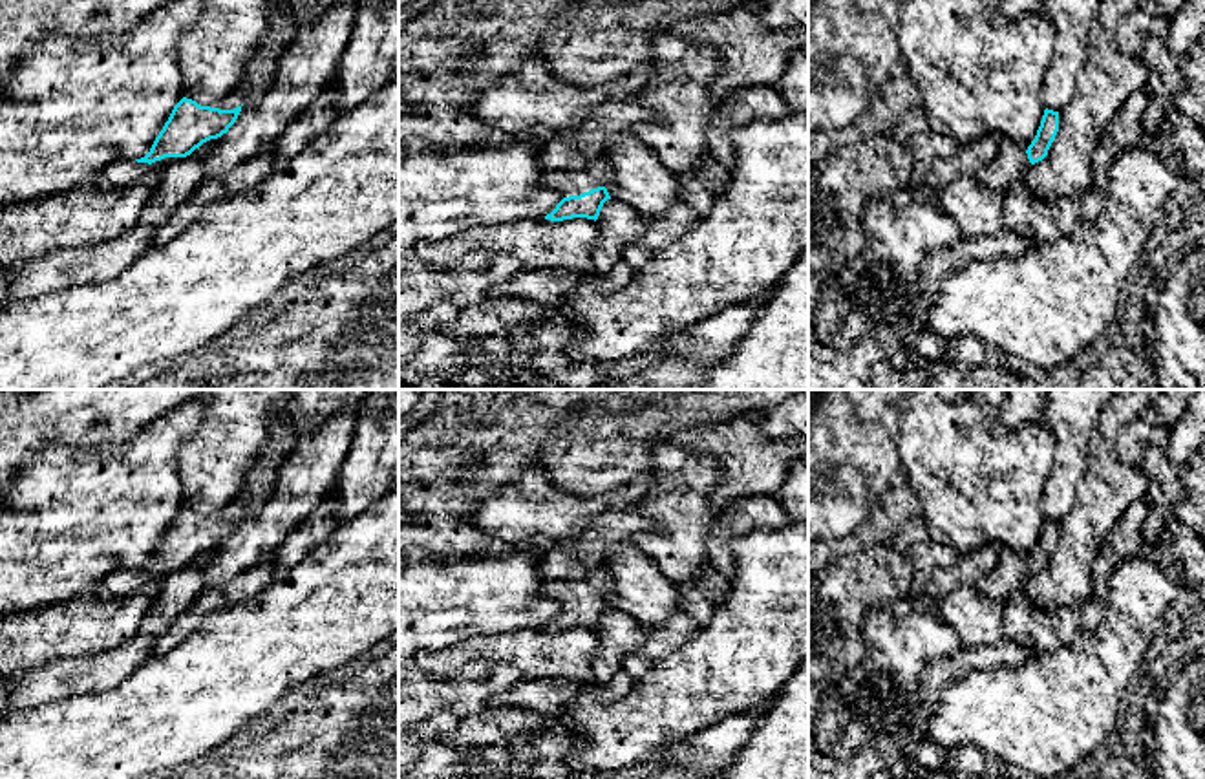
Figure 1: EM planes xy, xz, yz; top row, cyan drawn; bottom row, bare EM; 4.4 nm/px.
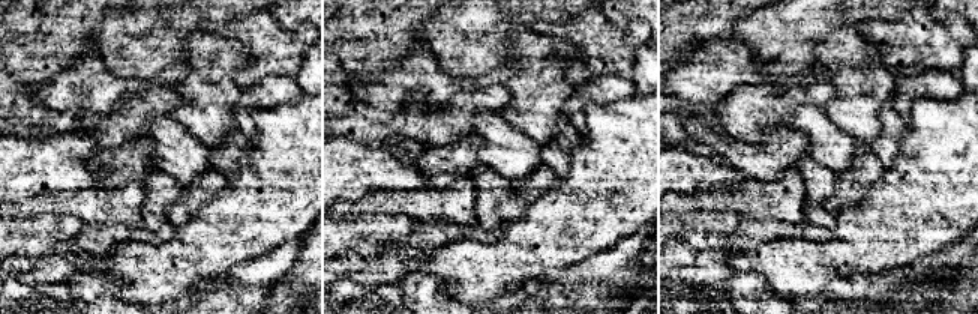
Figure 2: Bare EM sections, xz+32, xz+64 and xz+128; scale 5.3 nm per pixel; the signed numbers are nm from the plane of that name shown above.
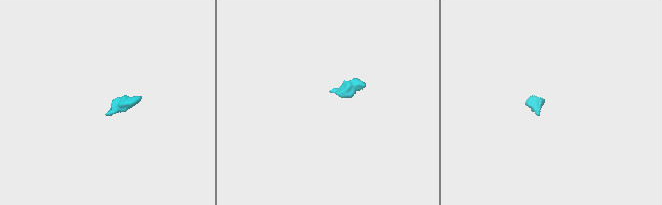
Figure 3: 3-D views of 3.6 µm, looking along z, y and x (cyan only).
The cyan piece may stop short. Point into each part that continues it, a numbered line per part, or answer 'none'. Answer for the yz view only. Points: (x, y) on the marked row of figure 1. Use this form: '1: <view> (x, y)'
1: yz (1010, 165)

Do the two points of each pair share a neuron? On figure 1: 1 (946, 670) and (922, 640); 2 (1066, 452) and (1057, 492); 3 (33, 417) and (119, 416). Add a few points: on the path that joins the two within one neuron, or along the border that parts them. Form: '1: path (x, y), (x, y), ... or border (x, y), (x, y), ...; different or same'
1: border (962, 648), (924, 664), (917, 695); different
2: path (1066, 461), (1061, 483); same
3: path (55, 416), (97, 416); same

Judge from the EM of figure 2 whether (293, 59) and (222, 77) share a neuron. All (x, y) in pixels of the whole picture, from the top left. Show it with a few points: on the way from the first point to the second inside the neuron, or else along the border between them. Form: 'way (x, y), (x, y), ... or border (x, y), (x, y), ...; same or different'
border (228, 39), (248, 59), (234, 77), (242, 89); different

